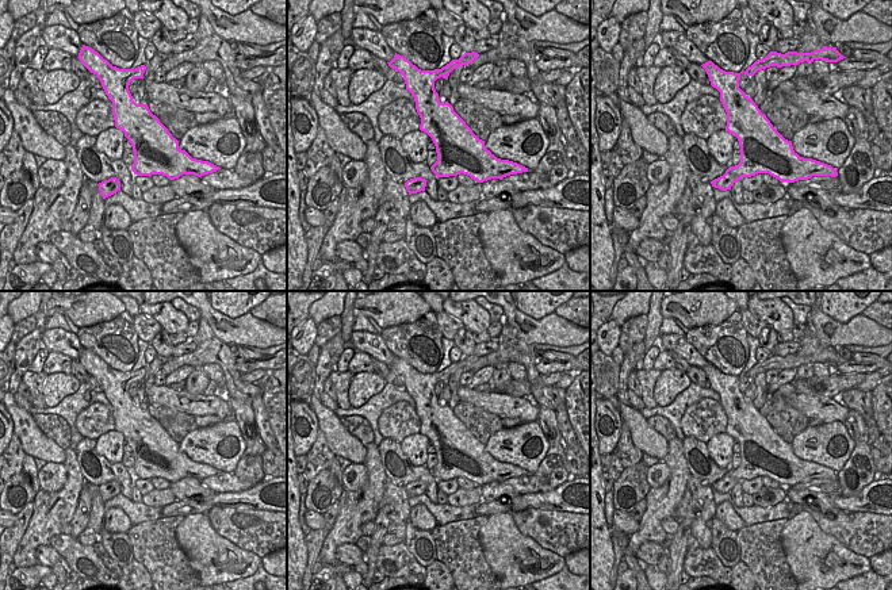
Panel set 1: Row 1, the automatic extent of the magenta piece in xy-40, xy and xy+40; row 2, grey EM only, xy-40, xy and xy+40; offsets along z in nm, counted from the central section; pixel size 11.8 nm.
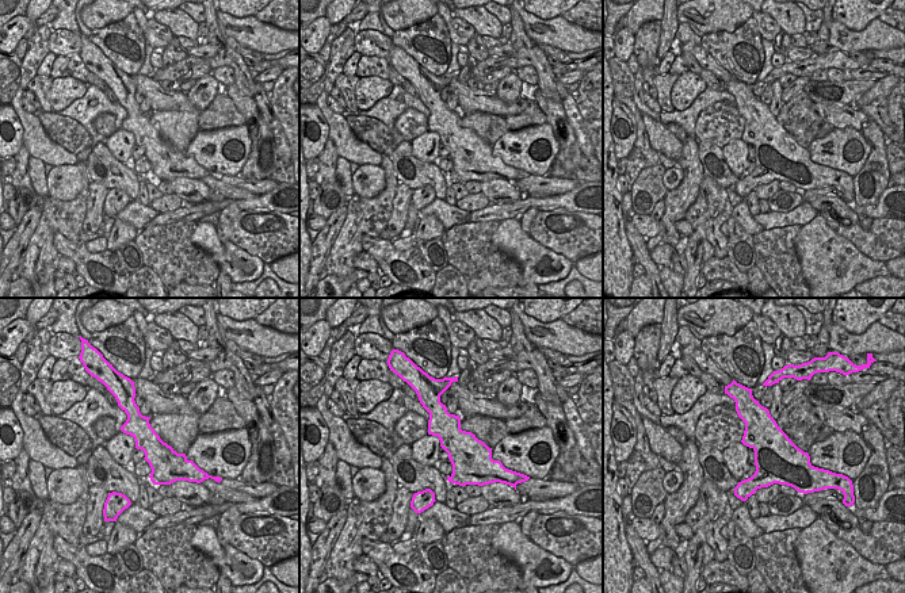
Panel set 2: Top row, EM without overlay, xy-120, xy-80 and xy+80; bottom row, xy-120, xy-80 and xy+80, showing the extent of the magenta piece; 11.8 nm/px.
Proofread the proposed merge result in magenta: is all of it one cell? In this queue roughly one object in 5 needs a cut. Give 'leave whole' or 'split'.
leave whole

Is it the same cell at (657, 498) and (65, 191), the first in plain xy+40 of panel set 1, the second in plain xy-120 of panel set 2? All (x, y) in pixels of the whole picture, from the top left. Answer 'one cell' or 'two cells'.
two cells

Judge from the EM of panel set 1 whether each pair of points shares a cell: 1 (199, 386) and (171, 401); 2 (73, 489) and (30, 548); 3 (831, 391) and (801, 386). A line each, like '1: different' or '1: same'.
1: different
2: same
3: same

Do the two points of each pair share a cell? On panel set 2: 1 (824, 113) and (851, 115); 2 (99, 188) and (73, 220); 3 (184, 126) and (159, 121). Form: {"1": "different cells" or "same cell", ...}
{"1": "same cell", "2": "different cells", "3": "same cell"}

